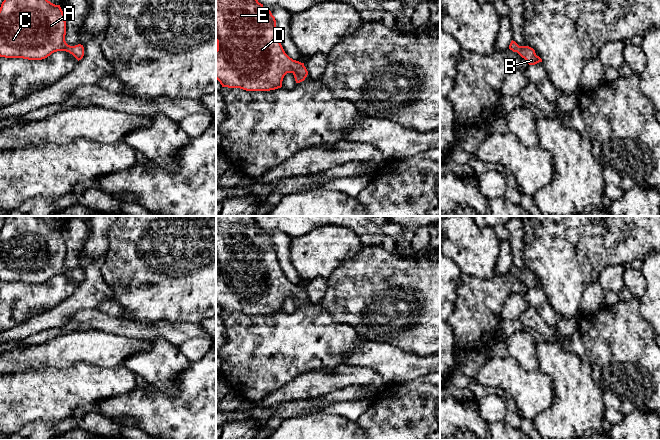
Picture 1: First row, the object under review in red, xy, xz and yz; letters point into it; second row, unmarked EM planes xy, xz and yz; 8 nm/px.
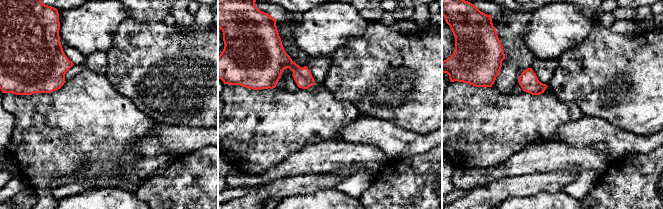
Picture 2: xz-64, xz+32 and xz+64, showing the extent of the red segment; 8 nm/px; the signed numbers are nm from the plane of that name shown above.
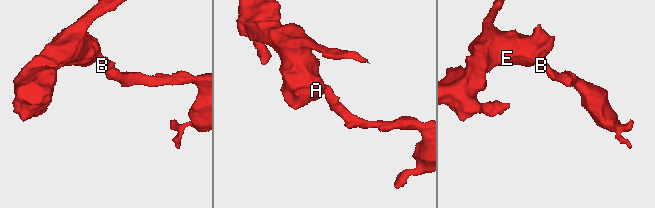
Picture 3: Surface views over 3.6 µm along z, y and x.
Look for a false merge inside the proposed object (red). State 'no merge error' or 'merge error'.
no merge error

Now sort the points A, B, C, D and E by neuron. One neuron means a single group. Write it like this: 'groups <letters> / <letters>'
groups A B C D E

